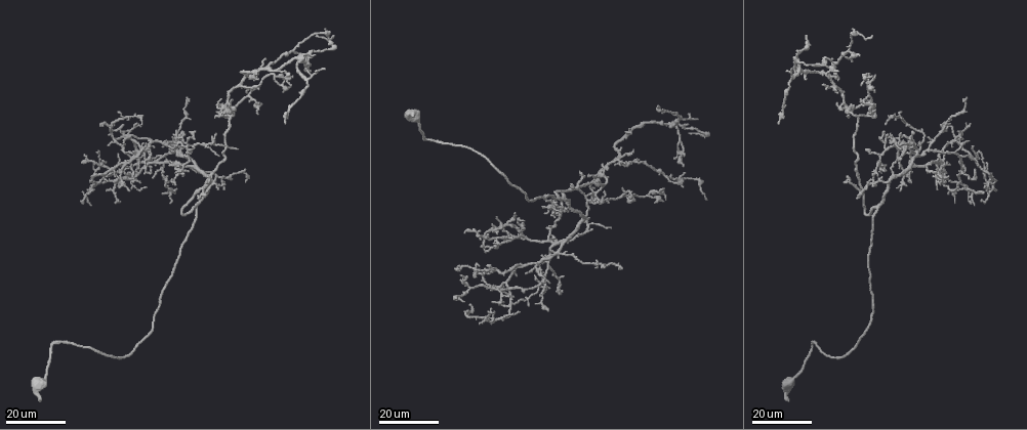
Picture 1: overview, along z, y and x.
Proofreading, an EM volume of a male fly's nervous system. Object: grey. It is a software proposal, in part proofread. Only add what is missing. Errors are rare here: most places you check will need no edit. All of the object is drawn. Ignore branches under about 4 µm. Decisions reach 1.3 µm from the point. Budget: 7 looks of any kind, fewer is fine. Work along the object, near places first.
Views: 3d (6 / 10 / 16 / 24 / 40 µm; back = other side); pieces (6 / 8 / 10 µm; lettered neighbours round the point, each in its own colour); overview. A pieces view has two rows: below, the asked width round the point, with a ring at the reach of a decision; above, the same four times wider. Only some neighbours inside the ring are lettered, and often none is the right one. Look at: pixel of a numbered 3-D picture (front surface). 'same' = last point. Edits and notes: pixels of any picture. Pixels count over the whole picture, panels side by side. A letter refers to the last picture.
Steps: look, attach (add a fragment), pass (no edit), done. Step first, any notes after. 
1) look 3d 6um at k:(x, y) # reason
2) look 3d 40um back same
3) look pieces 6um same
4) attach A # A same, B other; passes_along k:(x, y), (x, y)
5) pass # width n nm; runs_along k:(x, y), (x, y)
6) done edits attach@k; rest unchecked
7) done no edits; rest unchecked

look 3d 24um at 1:(777, 124)

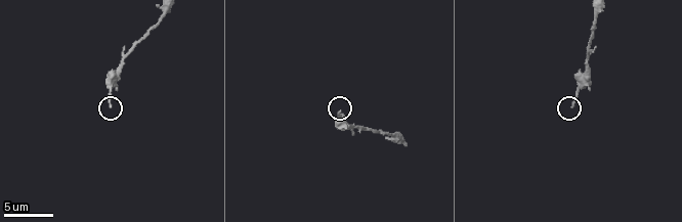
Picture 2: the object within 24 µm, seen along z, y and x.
look pieces 10um at 2:(340, 112) # what lies round it

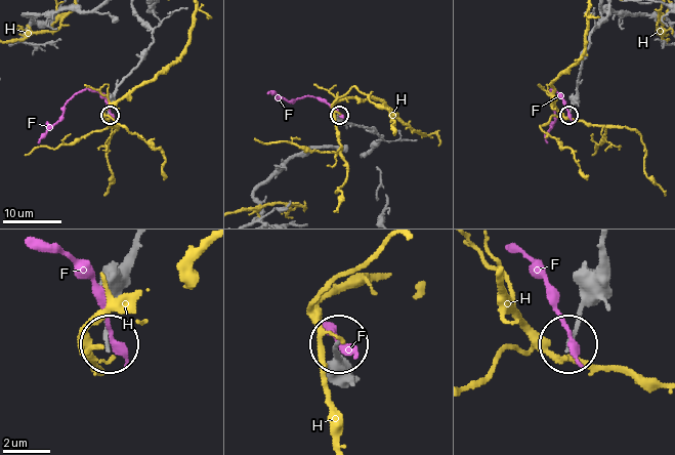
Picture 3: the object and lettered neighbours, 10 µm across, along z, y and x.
pass # F other, H other; none of them fits

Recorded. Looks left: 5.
look 3d 16um at 1:(856, 198) # thin end

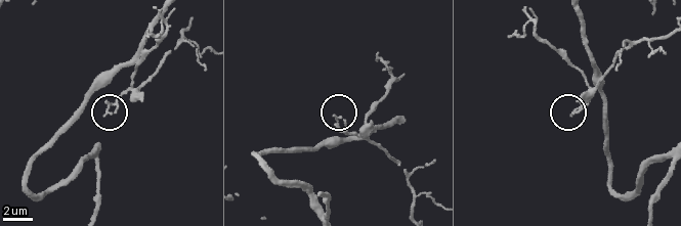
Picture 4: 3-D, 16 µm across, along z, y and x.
look pieces 6um at 4:(335, 116)

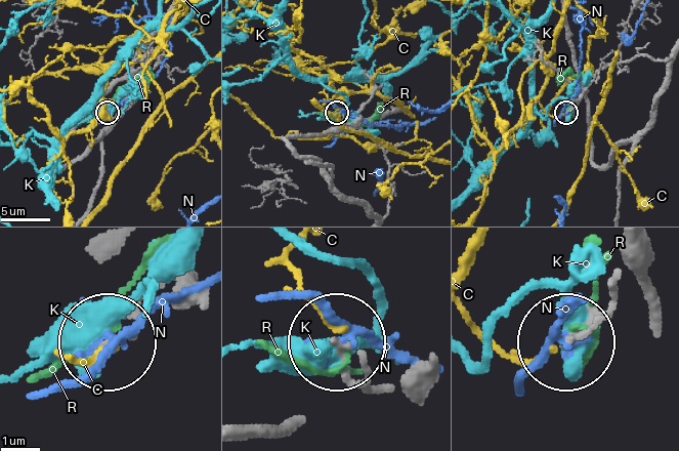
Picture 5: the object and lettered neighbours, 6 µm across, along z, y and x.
pass # width 170 nm; C other, K other, N other, R other; runs_along 5:(663, 59), (639, 54), (607, 65), (566, 112); no lettered fragment goes on from it

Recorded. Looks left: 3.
look 3d 16um at 1:(579, 171) # branch stops here

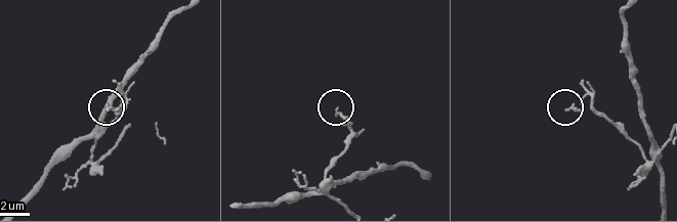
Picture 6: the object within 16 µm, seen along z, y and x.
look pieces 8um at 6:(110, 110)

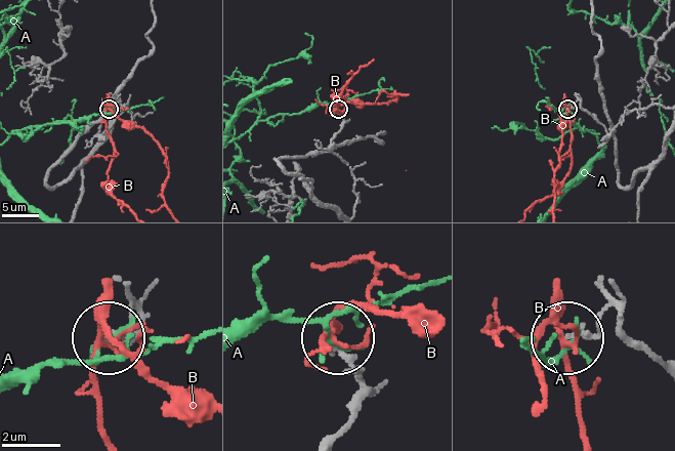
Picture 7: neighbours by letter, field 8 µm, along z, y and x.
pass # width 180 nm; A other, B other; no lettered fragment goes on from it

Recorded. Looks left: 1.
done no edits; rest unchecked

